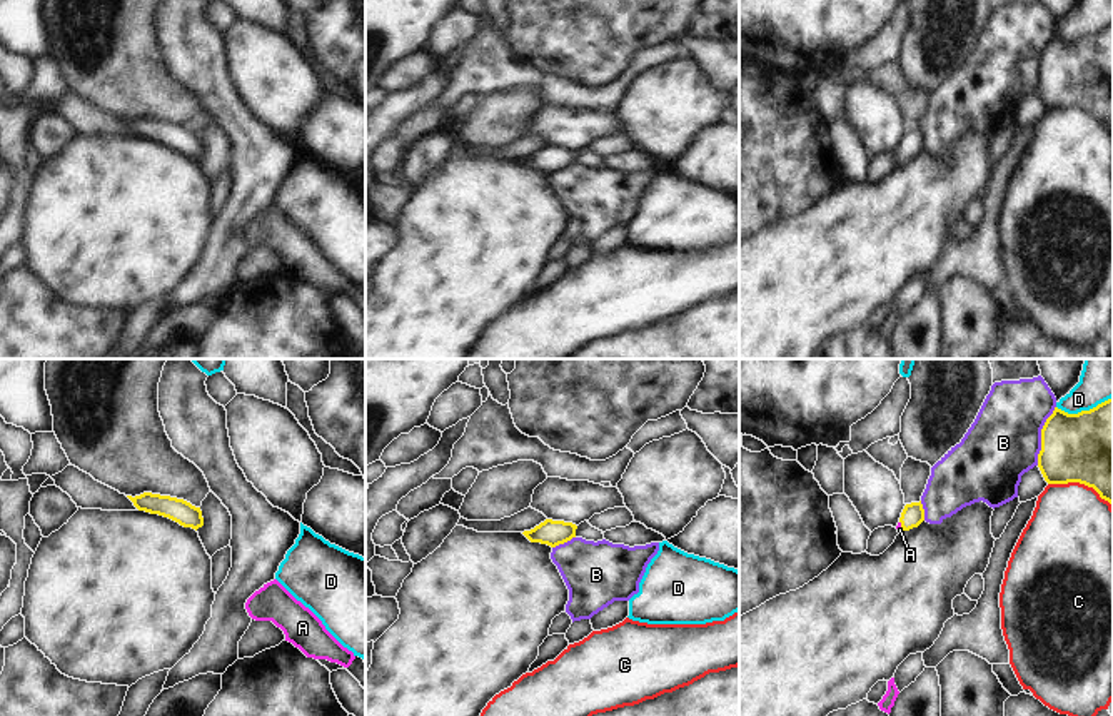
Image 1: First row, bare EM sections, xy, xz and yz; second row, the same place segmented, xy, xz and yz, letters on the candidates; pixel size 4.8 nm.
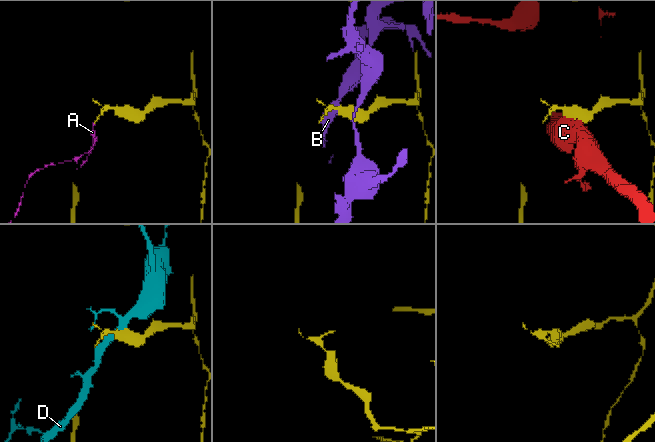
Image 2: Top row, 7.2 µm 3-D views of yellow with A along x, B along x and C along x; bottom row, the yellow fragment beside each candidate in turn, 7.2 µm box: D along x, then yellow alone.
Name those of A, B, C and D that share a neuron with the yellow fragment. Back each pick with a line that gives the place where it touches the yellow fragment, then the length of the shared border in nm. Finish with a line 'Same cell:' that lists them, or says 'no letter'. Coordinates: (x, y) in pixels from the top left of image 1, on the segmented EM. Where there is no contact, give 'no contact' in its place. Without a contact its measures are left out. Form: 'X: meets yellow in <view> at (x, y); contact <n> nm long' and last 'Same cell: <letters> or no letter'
A: meets yellow in yz at (901, 526); contact 60 nm long
Same cell: A

